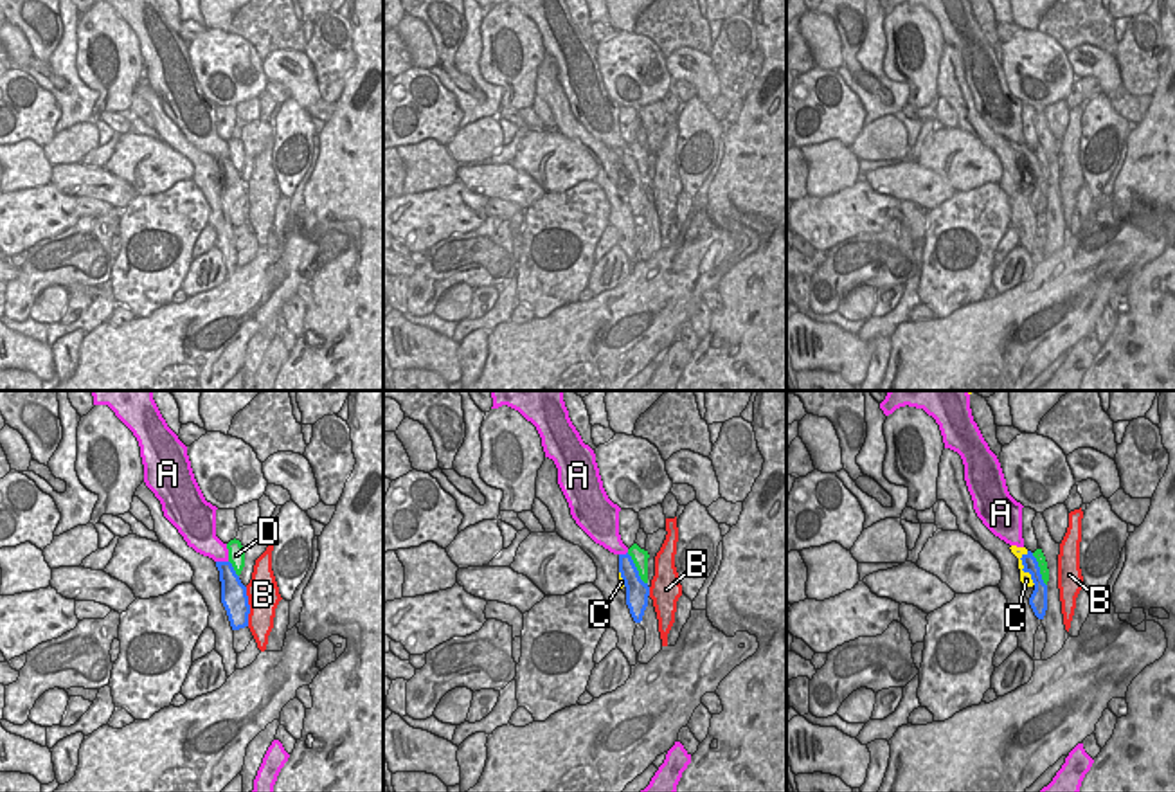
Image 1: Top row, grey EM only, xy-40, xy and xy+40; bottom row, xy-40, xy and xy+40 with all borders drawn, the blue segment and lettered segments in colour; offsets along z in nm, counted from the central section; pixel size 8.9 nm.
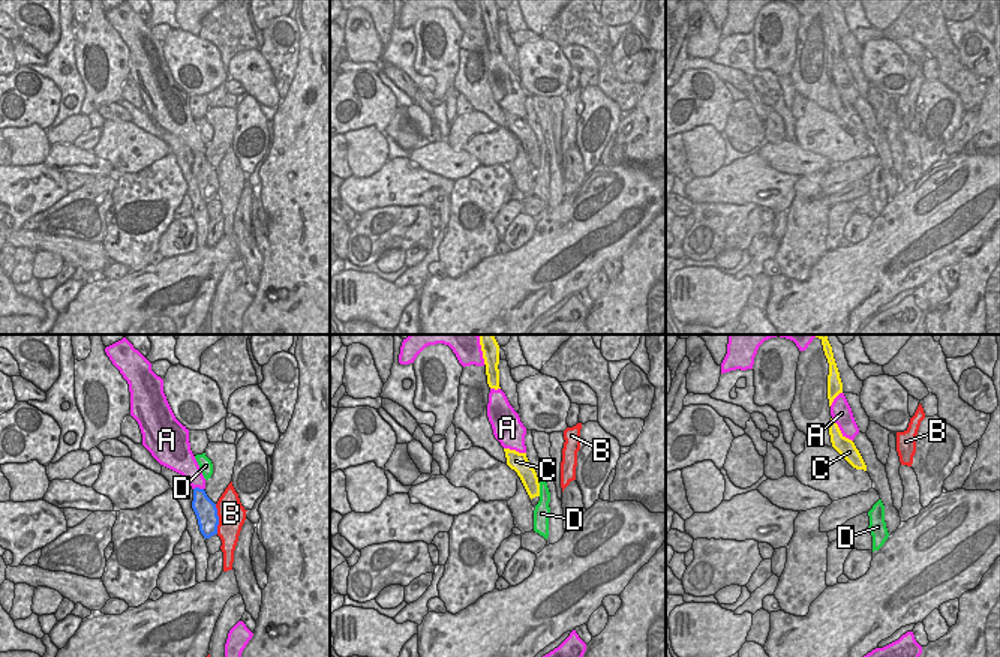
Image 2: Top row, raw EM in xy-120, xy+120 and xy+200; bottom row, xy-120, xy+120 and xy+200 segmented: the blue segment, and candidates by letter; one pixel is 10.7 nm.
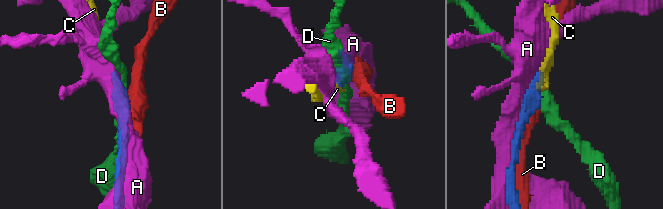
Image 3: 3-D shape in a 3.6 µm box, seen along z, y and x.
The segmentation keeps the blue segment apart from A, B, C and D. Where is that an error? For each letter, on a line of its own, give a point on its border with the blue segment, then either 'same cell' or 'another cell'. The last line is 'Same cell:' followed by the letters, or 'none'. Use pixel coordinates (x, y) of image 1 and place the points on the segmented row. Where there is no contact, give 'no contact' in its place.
A: contact xy-40 (222, 562); another cell
B: contact xy-40 (249, 607); another cell
C: contact xy+40 (1022, 569); same cell
D: contact xy (636, 569); another cell
Same cell: C

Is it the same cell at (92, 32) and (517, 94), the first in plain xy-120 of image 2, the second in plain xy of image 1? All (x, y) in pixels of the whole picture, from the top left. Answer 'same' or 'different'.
same

